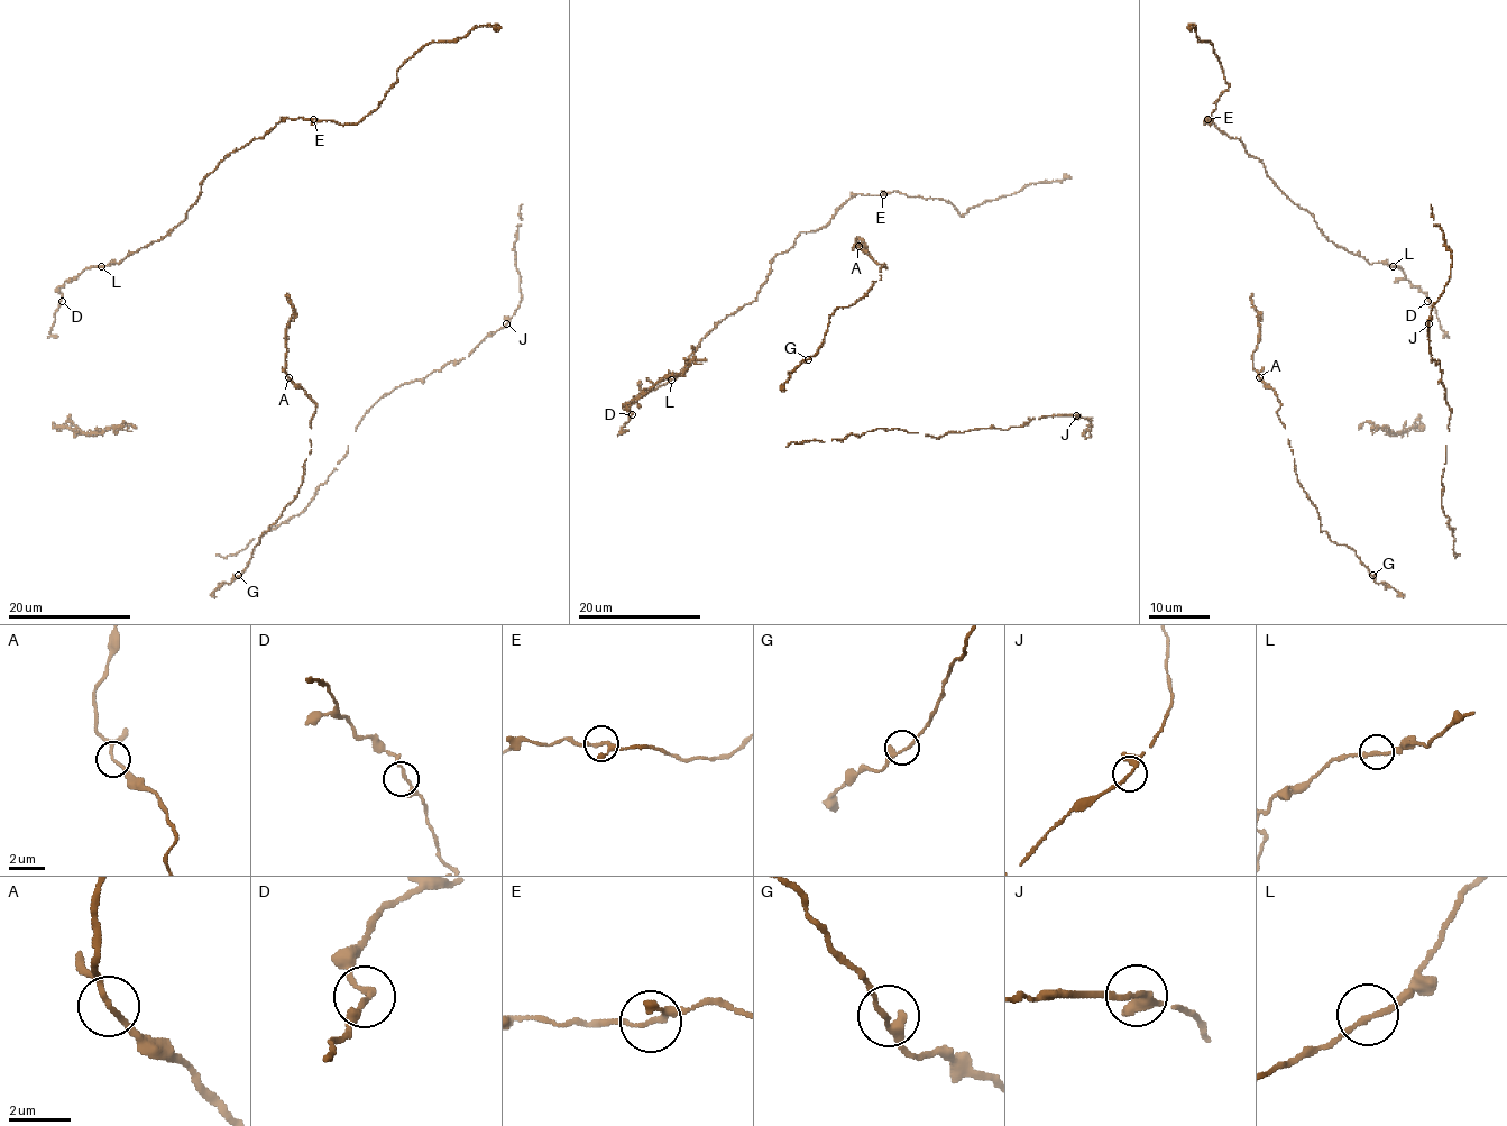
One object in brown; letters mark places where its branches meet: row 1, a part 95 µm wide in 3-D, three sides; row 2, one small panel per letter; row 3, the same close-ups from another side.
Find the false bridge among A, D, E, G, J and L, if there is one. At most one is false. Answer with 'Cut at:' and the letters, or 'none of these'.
Cut at: none of these

